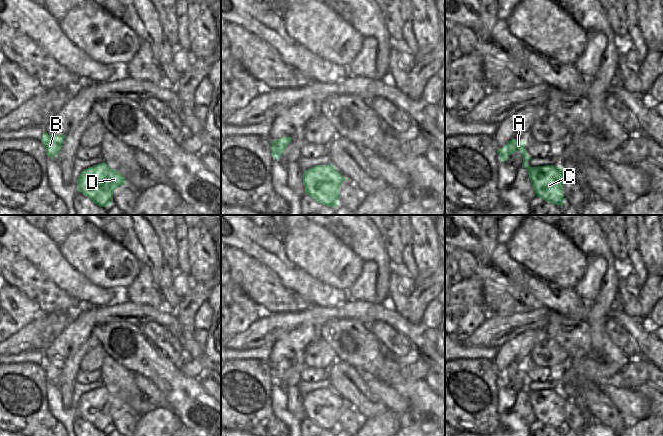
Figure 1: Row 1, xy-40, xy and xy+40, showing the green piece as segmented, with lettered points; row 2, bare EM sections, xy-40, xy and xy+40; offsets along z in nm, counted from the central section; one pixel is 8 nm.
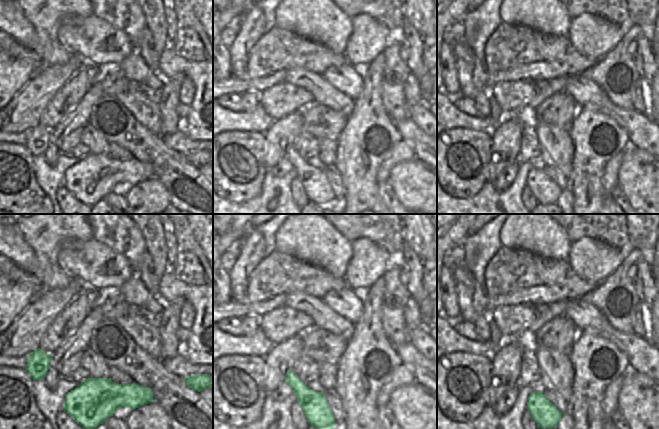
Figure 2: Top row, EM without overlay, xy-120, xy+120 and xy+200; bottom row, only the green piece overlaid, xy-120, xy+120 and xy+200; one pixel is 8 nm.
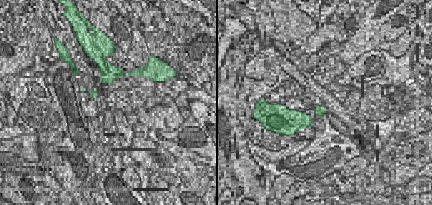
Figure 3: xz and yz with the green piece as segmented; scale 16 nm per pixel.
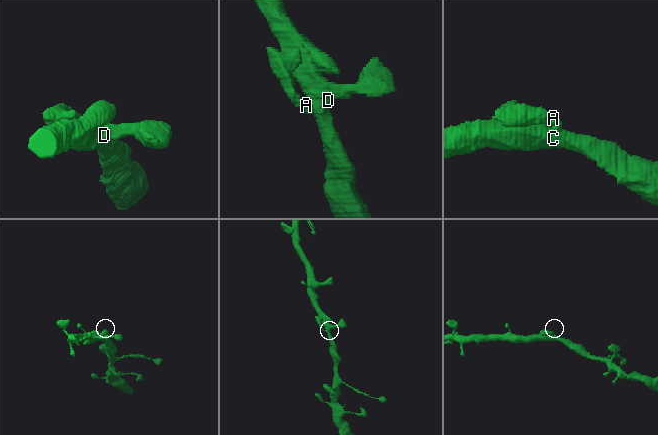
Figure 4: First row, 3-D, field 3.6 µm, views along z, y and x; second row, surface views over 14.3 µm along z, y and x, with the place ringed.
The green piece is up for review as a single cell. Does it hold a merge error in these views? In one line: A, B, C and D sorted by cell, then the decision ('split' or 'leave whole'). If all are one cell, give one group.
A B C D; leave whole

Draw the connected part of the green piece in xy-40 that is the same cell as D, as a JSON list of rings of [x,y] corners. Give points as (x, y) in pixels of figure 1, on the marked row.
[[[104,161],[84,169],[77,178],[77,191],[100,207],[111,205],[113,192],[122,185],[125,185],[123,175]]]

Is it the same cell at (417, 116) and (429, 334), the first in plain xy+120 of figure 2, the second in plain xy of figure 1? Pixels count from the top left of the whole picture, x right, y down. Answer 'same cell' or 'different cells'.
different cells

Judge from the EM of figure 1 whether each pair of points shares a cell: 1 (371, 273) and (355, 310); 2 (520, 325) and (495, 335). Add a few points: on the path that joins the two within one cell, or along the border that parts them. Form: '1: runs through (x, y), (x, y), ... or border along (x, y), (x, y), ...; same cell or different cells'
1: border along (349, 298), (376, 303); different cells
2: runs through (514, 325), (501, 329); same cell

